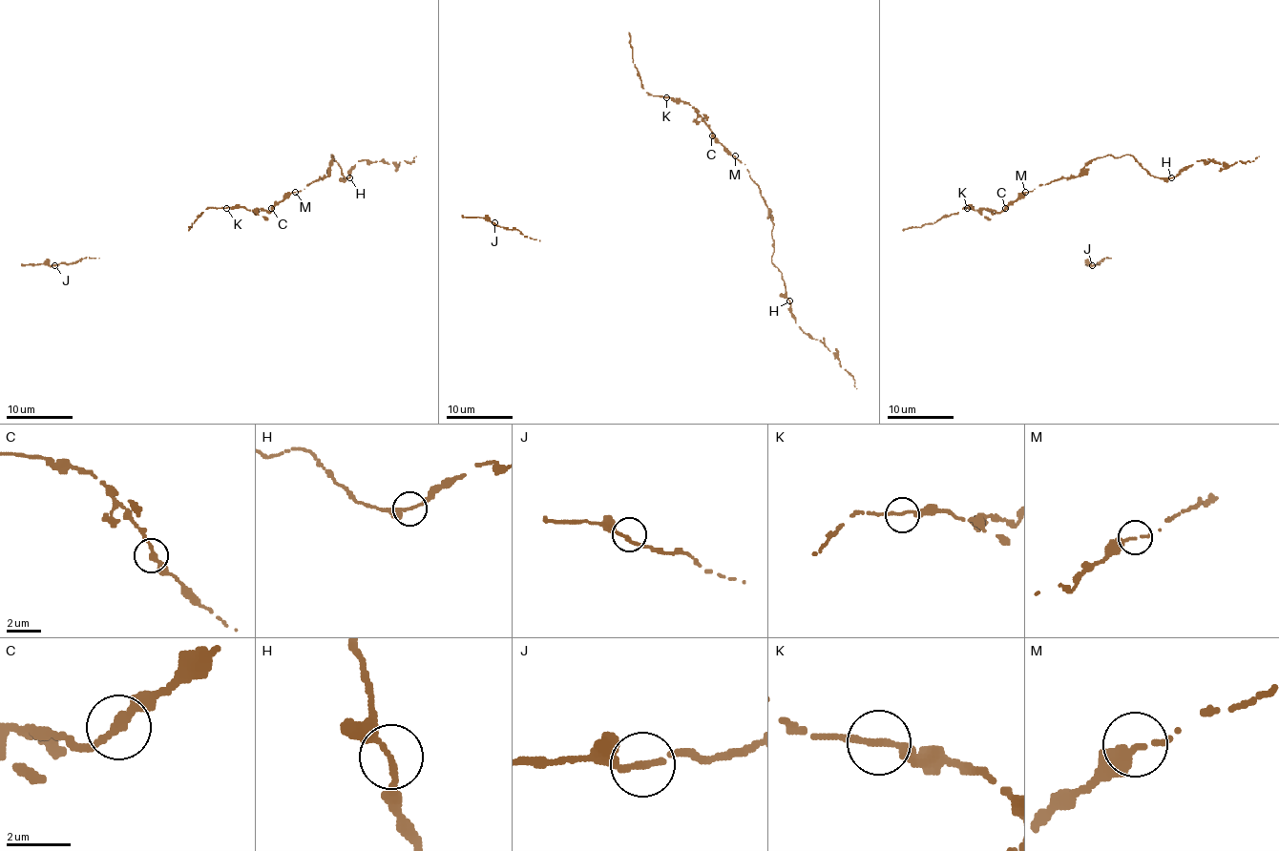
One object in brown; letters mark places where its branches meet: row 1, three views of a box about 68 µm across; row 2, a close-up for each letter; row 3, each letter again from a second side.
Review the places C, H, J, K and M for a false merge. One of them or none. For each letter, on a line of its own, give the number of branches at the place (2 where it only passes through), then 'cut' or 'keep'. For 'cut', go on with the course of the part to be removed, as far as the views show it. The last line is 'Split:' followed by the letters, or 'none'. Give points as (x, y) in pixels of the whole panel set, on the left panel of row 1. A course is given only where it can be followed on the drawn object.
C: branches 2; keep
H: branches 2; keep
J: branches 2; keep
K: branches 2; keep
M: branches 2; keep
Split: none

